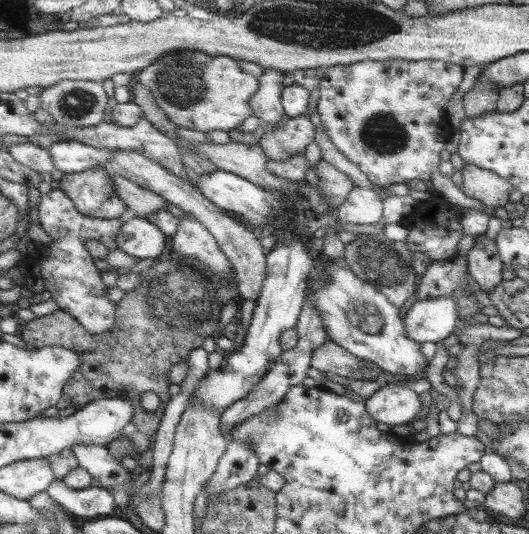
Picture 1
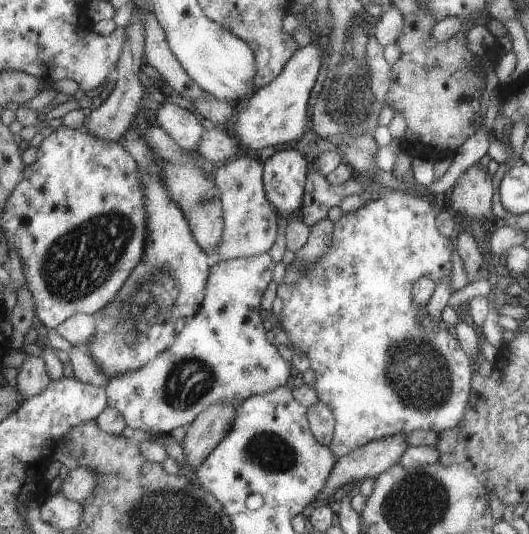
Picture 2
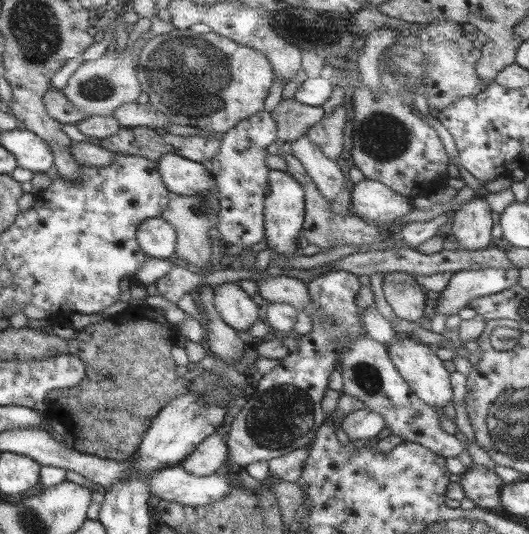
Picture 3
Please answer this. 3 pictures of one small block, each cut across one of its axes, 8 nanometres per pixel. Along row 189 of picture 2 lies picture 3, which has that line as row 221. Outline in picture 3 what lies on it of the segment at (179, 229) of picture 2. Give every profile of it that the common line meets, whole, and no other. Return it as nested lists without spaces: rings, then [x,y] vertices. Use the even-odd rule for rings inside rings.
[[[163,216],[146,219],[138,227],[137,240],[148,257],[169,259],[177,249],[177,230]]]

